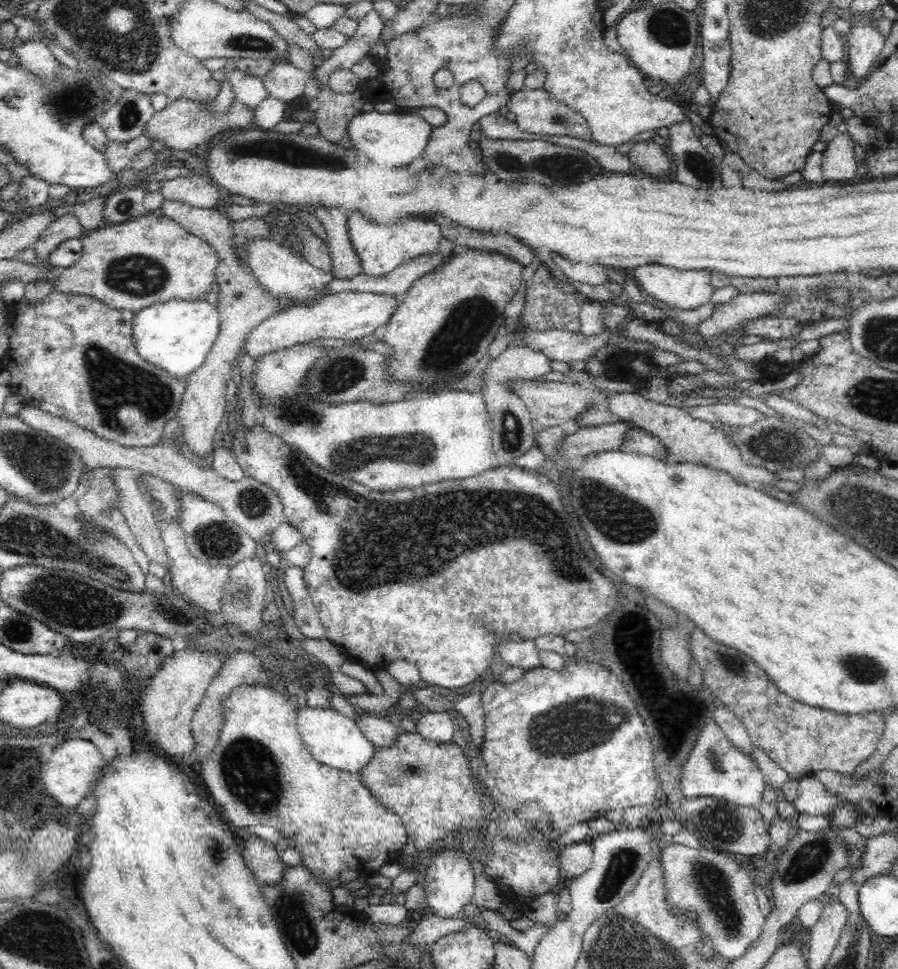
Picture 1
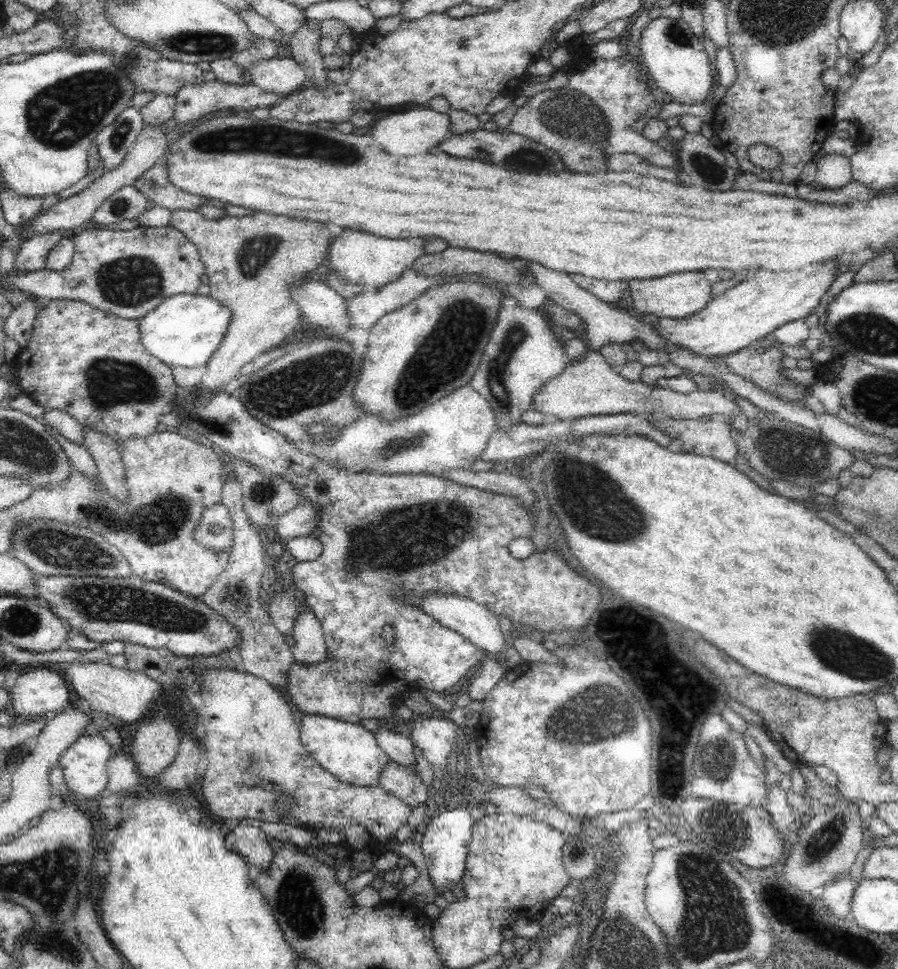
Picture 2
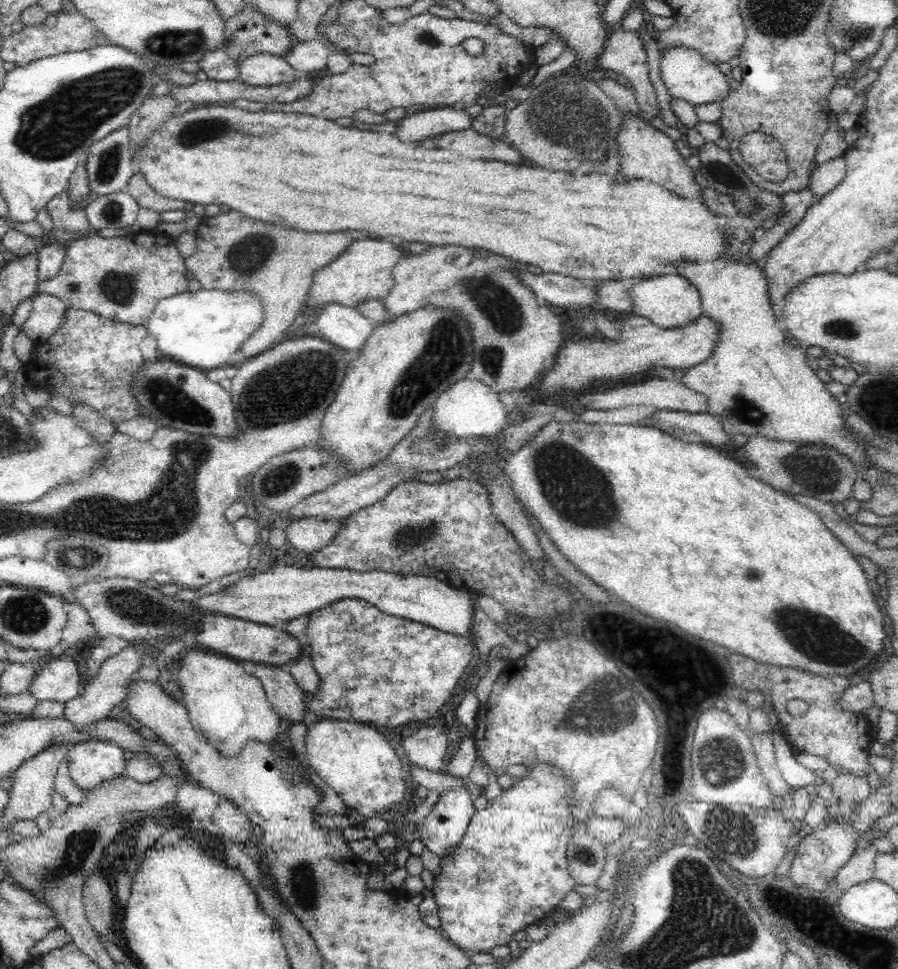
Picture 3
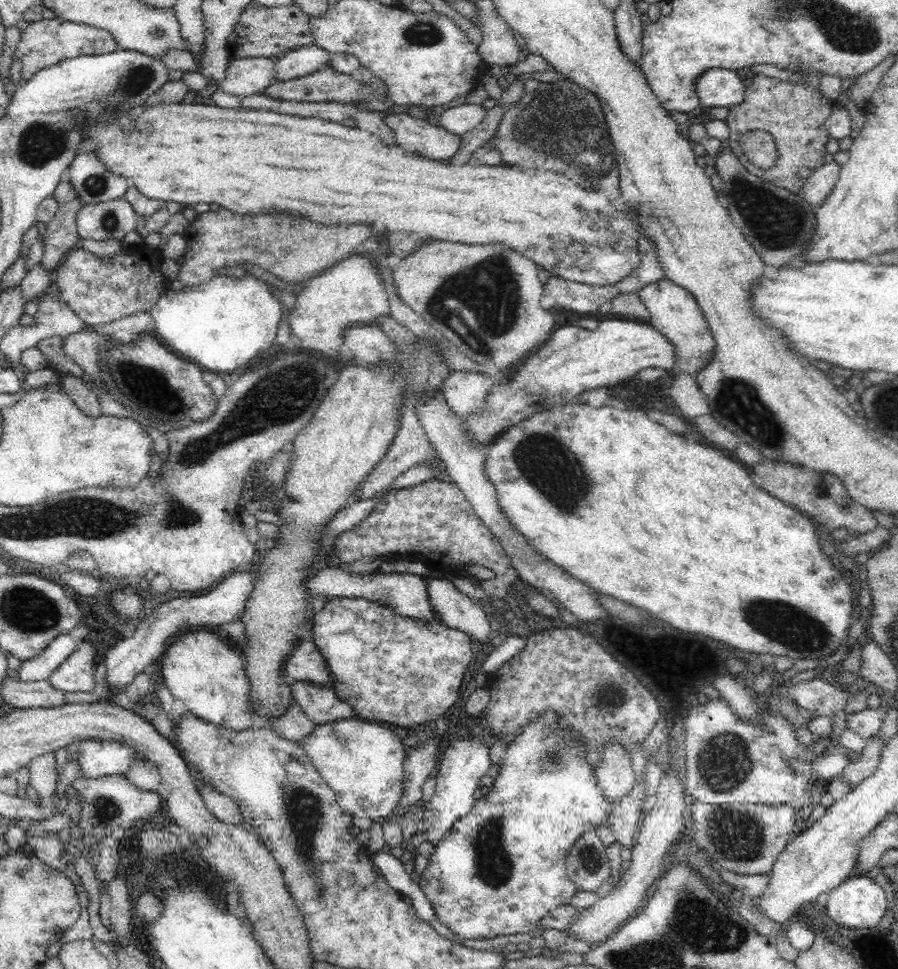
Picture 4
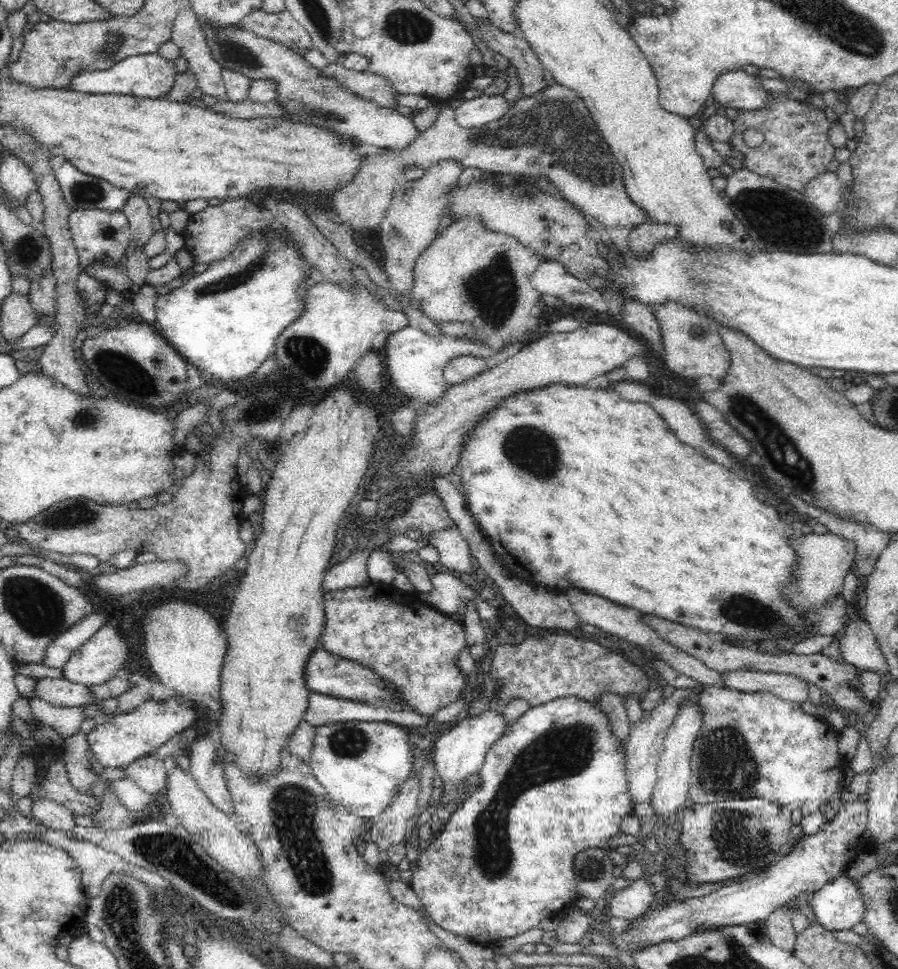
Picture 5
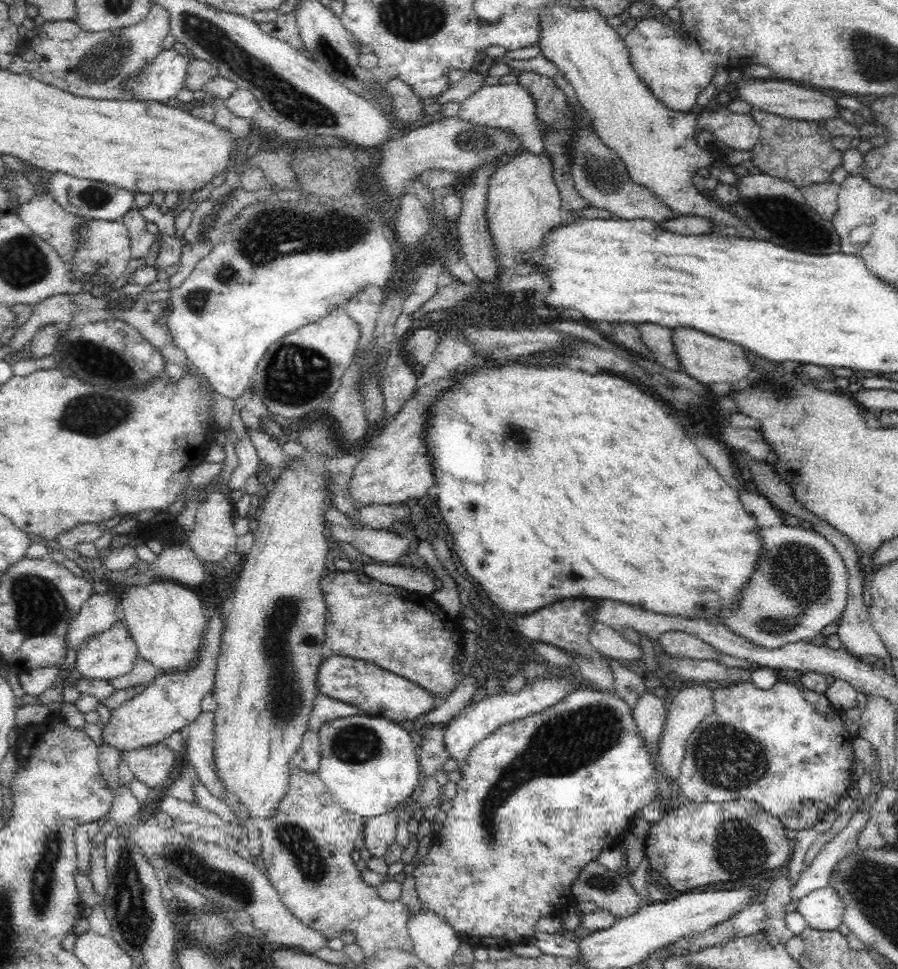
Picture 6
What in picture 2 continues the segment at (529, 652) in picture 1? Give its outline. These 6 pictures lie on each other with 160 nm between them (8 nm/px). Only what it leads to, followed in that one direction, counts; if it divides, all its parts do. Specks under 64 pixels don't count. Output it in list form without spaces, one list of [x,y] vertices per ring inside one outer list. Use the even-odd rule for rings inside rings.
[[[430,593],[425,597],[416,597],[415,602],[421,606],[421,609],[433,616],[442,626],[458,632],[470,640],[474,646],[484,650],[489,657],[502,659],[506,653],[504,634],[500,629],[500,623],[497,616],[484,604],[478,604],[476,601],[454,595],[434,595]]]

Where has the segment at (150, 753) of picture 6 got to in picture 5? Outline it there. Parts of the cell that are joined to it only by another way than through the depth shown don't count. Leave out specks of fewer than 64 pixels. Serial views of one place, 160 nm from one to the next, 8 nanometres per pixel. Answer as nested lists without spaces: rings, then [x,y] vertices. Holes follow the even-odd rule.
[[[148,754],[136,759],[125,770],[126,776],[132,779],[144,792],[149,795],[160,792],[166,785],[168,765],[165,760]]]

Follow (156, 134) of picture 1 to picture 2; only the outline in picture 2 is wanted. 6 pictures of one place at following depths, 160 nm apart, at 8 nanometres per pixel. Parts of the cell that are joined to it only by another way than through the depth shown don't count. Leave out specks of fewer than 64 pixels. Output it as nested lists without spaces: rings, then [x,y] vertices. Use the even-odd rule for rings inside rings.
[[[222,81],[213,83],[203,82],[201,85],[186,85],[176,93],[176,101],[173,112],[173,120],[184,131],[186,128],[195,125],[202,116],[211,112],[219,112],[221,110],[236,110],[240,114],[248,115],[257,108],[272,107],[277,96],[274,93],[262,90],[256,84],[250,85],[233,85]]]

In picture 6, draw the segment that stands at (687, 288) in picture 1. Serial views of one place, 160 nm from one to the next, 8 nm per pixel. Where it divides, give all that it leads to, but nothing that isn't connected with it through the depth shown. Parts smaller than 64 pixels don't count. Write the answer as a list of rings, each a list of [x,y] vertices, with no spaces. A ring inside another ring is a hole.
[[[687,326],[672,328],[672,344],[676,351],[676,357],[678,357],[680,370],[703,386],[708,386],[712,382],[732,382],[732,384],[736,384],[752,372],[748,358],[744,355],[746,350],[739,344],[721,340],[721,338],[706,334],[701,330],[687,328]]]

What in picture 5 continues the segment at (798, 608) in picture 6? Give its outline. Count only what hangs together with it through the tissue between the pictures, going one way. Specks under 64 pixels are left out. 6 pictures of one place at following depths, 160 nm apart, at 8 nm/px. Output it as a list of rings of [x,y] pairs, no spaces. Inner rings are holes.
[[[811,533],[806,538],[792,538],[791,544],[798,554],[798,570],[794,574],[794,584],[786,588],[786,596],[790,602],[806,612],[820,610],[826,600],[842,590],[842,582],[846,572],[851,570],[855,559],[855,544],[832,533]]]

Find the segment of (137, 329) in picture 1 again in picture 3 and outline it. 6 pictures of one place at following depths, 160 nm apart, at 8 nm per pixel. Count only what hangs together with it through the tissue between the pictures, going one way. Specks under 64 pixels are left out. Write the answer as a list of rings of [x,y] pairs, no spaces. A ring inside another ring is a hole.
[[[203,288],[159,300],[145,327],[162,357],[195,369],[207,370],[227,365],[242,346],[240,342],[244,342],[260,322],[262,305],[256,295]]]

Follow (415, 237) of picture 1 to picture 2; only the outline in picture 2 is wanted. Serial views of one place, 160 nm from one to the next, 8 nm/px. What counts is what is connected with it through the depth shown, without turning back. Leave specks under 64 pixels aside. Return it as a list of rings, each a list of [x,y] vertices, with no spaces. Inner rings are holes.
[[[344,228],[343,232],[329,243],[329,266],[339,278],[347,278],[351,282],[360,282],[367,288],[376,289],[396,280],[418,256],[422,256],[429,237],[409,239],[384,238],[352,228]]]

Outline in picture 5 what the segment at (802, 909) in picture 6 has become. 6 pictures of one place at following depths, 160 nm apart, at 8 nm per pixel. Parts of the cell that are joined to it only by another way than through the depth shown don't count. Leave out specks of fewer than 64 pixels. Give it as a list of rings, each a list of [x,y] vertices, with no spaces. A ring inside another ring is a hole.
[[[844,875],[809,897],[818,924],[828,931],[853,929],[864,922],[865,906],[858,882]]]

